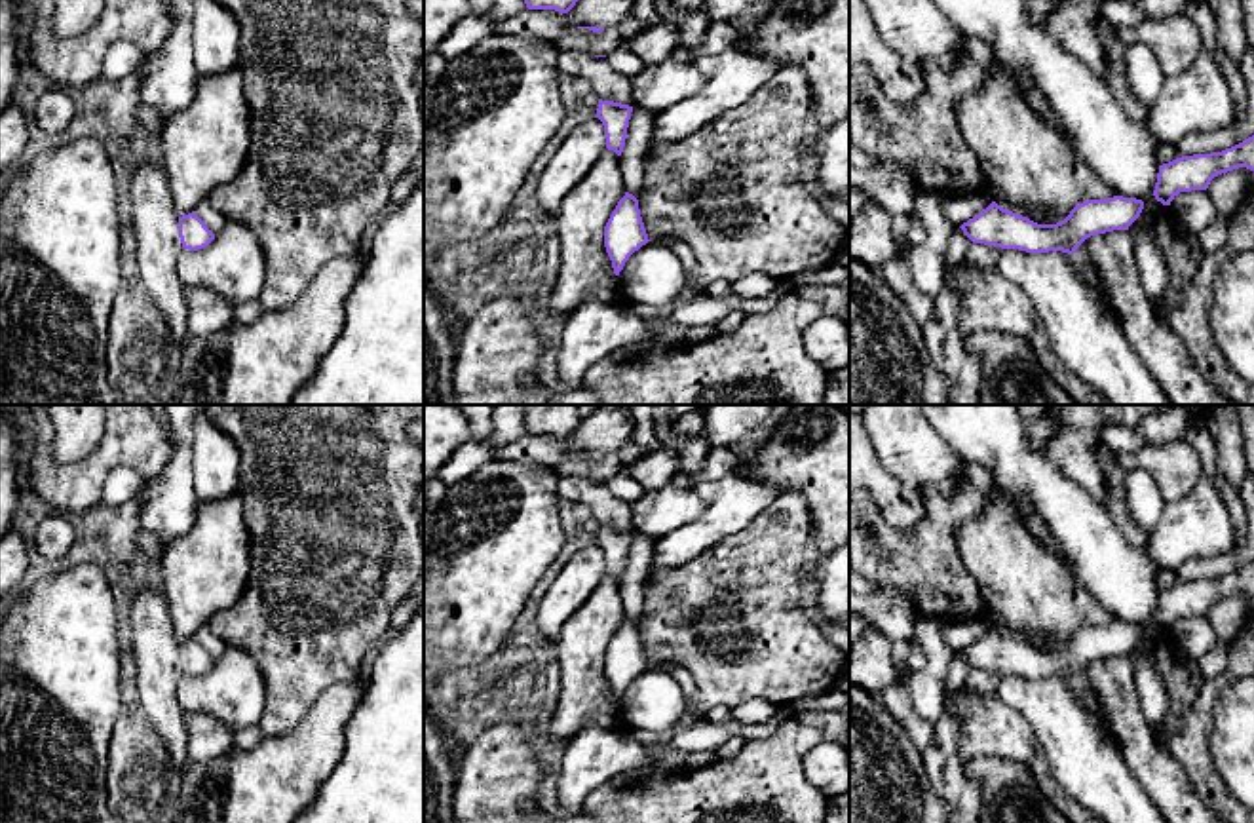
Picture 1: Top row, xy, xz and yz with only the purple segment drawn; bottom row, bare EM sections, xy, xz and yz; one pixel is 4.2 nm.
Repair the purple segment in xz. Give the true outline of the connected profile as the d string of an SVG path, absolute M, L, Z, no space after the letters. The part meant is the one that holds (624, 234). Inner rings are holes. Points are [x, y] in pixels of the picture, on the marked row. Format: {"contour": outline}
{"contour": "M625 192L604 226L604 247L614 274L619 276L629 257L648 241L638 200Z"}

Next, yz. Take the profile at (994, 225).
{"contour": "M1136 198L1087 200L1075 205L1064 220L1037 224L992 201L960 228L973 243L1026 253L1062 251L1074 255L1091 236L1129 230L1142 209L1144 201Z"}

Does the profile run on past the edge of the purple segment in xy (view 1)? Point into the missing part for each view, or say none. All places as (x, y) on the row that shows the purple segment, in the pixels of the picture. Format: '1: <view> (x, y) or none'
1: none

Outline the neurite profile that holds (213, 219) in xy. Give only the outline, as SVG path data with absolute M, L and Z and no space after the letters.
M203 200L201 203L196 205L194 213L205 222L205 226L213 232L218 234L224 224L226 224L226 217L217 211L209 200Z

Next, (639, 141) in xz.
M633 105L625 146L619 156L619 167L625 190L636 200L640 200L644 188L646 158L654 144L652 133L654 114Z

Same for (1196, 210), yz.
M1208 190L1180 192L1168 209L1195 236L1208 228L1218 217Z

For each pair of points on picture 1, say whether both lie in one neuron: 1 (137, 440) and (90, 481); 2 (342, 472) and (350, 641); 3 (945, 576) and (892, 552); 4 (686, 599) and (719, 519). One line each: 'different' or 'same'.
1: same
2: same
3: same
4: different

